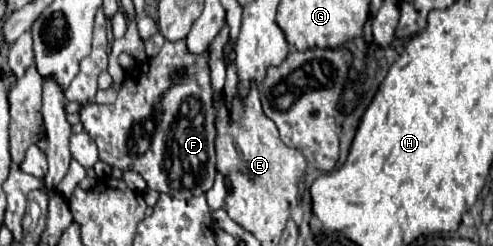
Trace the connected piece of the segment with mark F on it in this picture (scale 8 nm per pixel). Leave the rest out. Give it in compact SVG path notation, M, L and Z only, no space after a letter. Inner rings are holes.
M185 39L165 41L159 55L147 61L147 75L145 63L137 65L129 75L125 75L113 105L81 105L79 117L85 131L97 143L99 159L111 167L119 167L121 171L137 171L147 181L149 189L173 195L177 199L191 199L213 187L217 129L209 75L209 51L195 55L185 47Z

